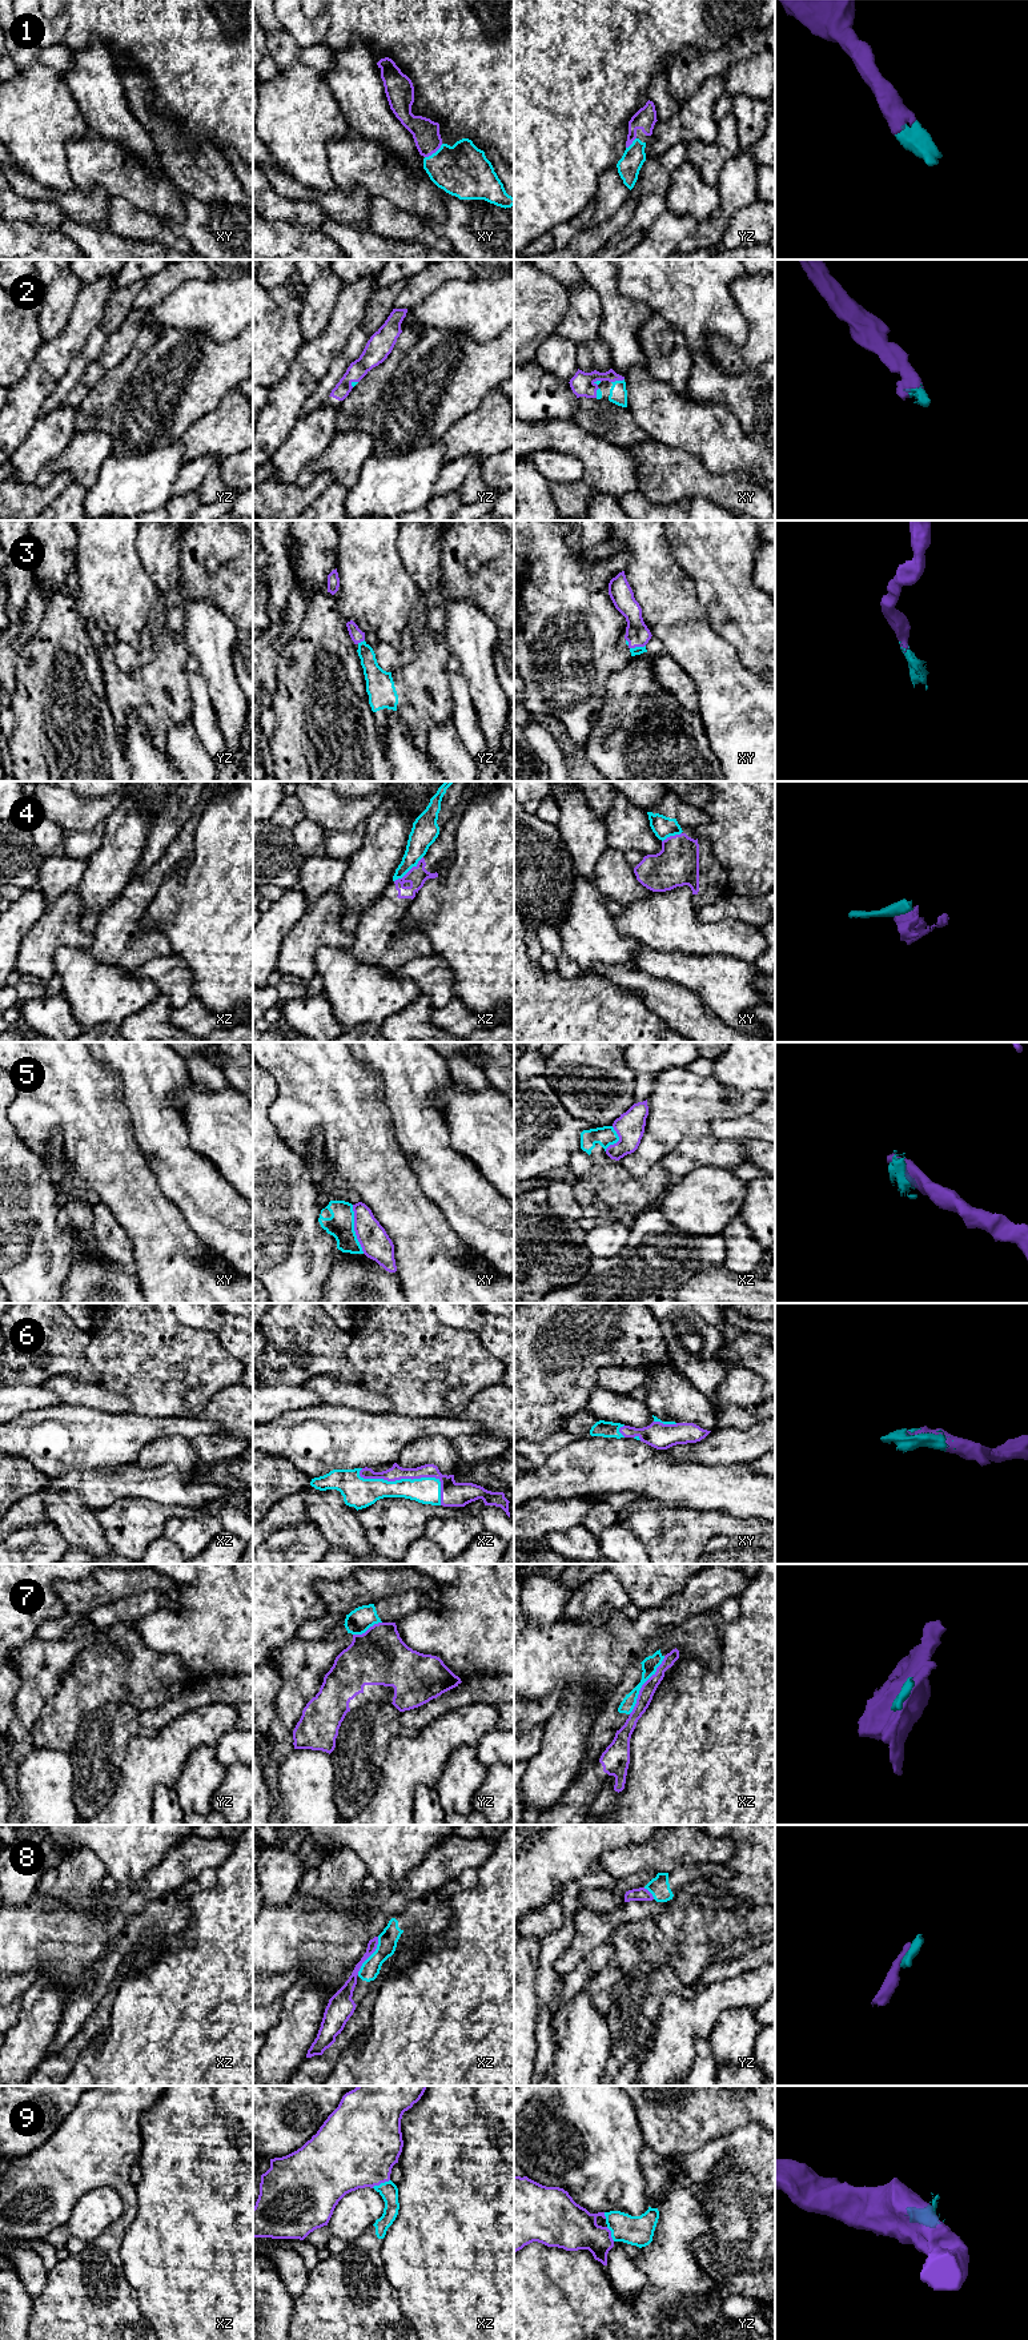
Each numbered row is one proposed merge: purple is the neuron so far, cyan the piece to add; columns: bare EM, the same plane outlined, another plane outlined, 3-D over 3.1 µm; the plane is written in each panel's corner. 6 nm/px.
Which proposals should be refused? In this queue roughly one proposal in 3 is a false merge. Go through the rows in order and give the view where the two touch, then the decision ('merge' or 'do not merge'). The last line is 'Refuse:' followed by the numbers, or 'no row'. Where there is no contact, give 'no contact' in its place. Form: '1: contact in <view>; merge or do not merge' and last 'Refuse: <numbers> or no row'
1: contact in xy; merge
2: contact in xy; merge
3: contact in xy; merge
4: contact in xz; do not merge
5: contact in xy; do not merge
6: contact in xz; merge
7: contact in xz; do not merge
8: contact in xz; merge
9: contact in xz; merge
Refuse: 4, 5, 7

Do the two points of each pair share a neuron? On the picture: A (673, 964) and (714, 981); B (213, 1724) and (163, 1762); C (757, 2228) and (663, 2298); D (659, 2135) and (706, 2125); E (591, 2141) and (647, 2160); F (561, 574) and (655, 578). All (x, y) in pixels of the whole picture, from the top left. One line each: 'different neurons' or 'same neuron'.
A: same neuron
B: same neuron
C: different neurons
D: same neuron
E: different neurons
F: different neurons

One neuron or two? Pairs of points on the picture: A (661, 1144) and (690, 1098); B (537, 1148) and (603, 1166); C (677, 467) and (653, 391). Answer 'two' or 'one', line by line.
A: one
B: two
C: two

